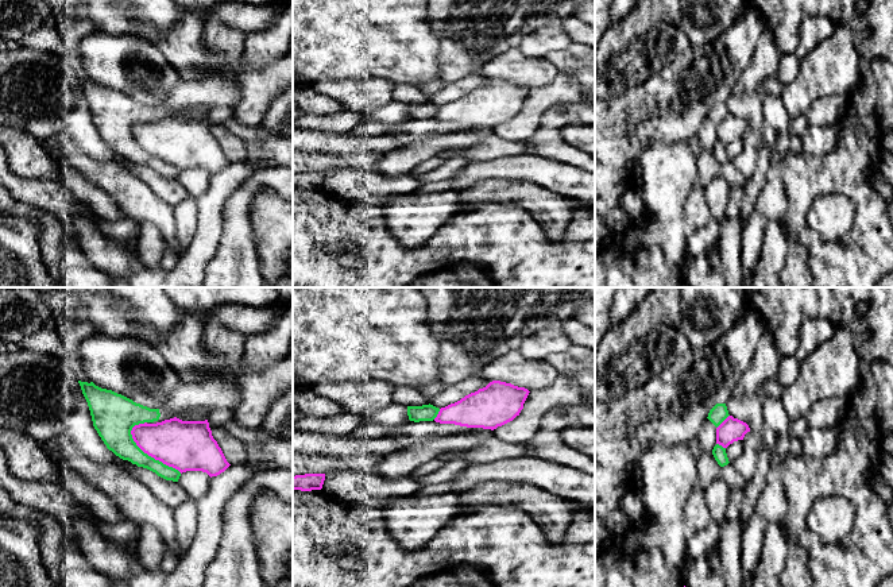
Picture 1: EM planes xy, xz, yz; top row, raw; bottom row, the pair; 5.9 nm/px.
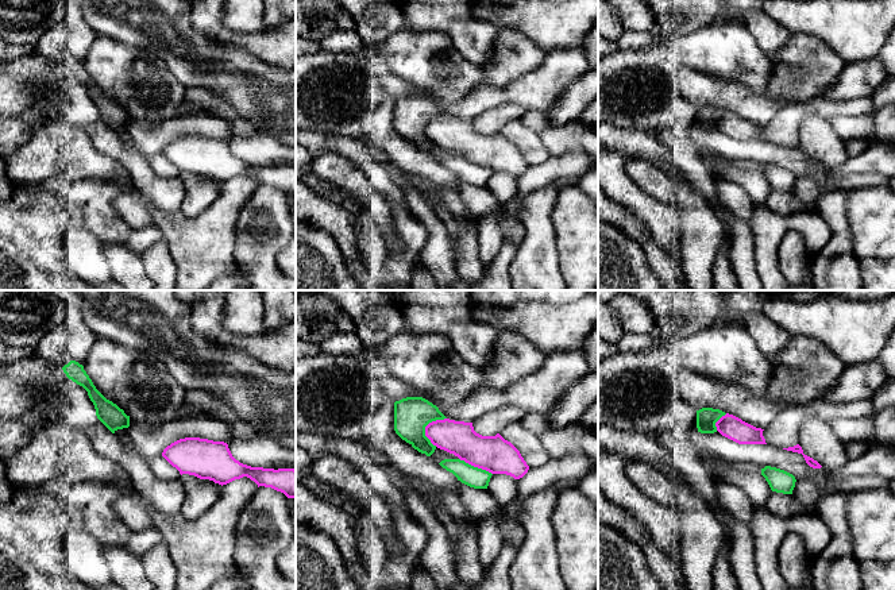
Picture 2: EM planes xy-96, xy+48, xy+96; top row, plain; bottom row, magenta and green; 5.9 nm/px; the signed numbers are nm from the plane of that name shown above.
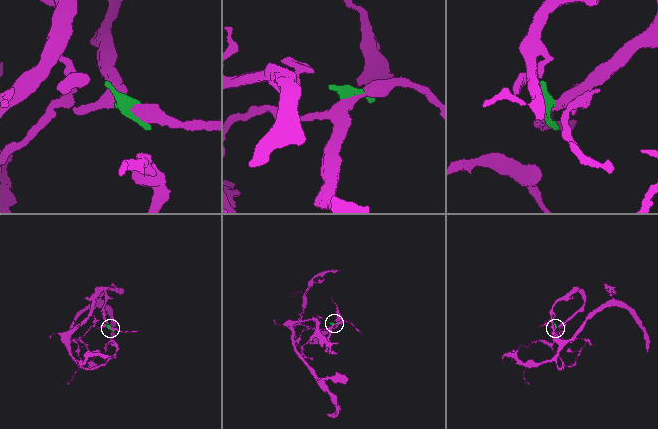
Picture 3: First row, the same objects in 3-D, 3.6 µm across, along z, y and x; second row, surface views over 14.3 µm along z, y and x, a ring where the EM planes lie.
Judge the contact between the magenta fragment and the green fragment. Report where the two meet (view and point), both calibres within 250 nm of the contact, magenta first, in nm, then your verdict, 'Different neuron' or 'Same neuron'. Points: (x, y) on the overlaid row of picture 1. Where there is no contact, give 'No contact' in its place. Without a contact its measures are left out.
Touches magenta at xy (151, 456). Thickness 300 nm (magenta) against 180 nm. Different neuron

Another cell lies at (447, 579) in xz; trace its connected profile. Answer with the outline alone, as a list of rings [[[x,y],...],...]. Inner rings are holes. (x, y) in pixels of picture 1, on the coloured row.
[[[446,571],[444,574],[434,574],[417,580],[410,587],[463,587],[456,583],[455,576]]]

